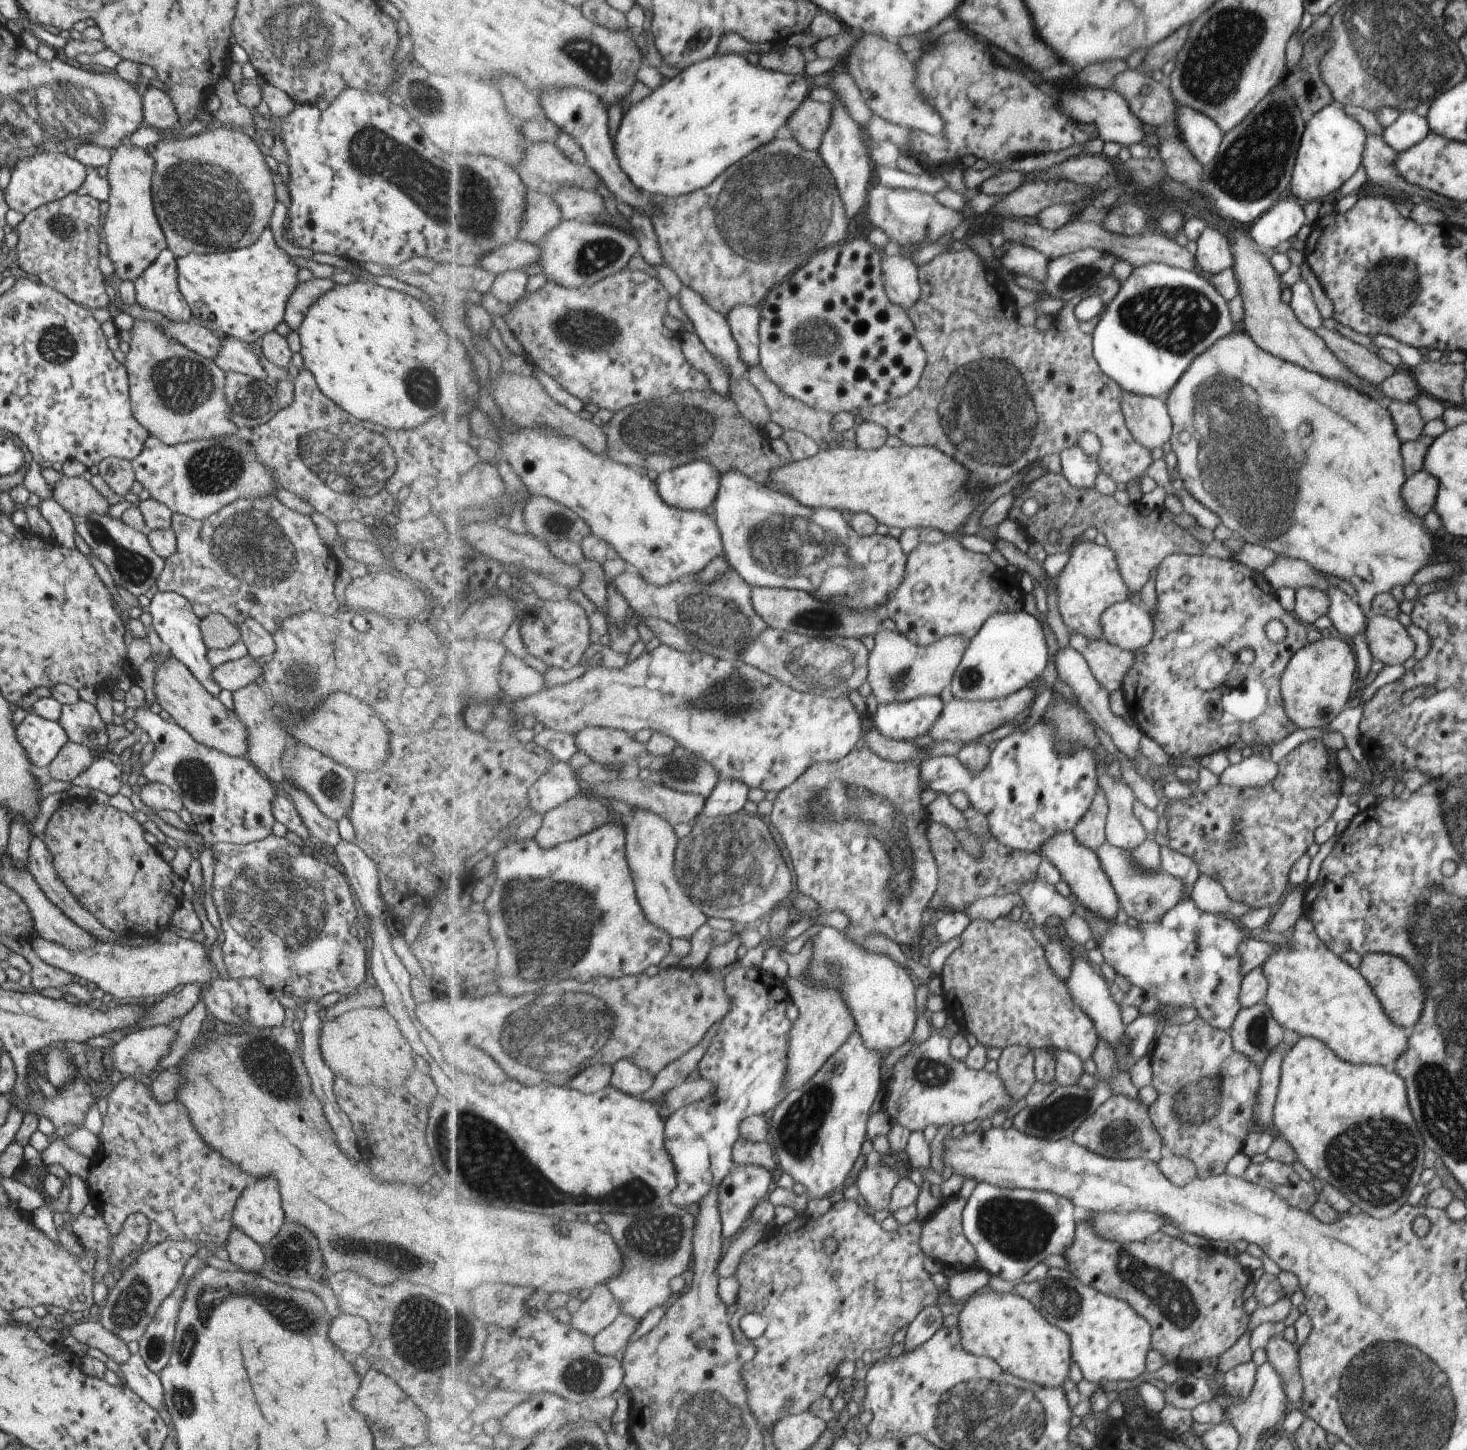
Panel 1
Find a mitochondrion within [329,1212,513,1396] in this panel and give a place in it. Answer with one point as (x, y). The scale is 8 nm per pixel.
(424, 1335)

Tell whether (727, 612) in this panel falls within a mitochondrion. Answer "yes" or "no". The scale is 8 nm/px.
yes

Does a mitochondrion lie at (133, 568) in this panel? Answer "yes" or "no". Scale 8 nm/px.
yes

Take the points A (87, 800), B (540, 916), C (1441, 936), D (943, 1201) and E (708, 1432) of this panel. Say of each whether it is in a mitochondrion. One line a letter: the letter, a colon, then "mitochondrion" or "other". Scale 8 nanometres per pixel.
A: other
B: mitochondrion
C: mitochondrion
D: other
E: mitochondrion

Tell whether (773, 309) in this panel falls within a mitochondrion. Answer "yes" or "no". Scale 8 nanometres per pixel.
no

